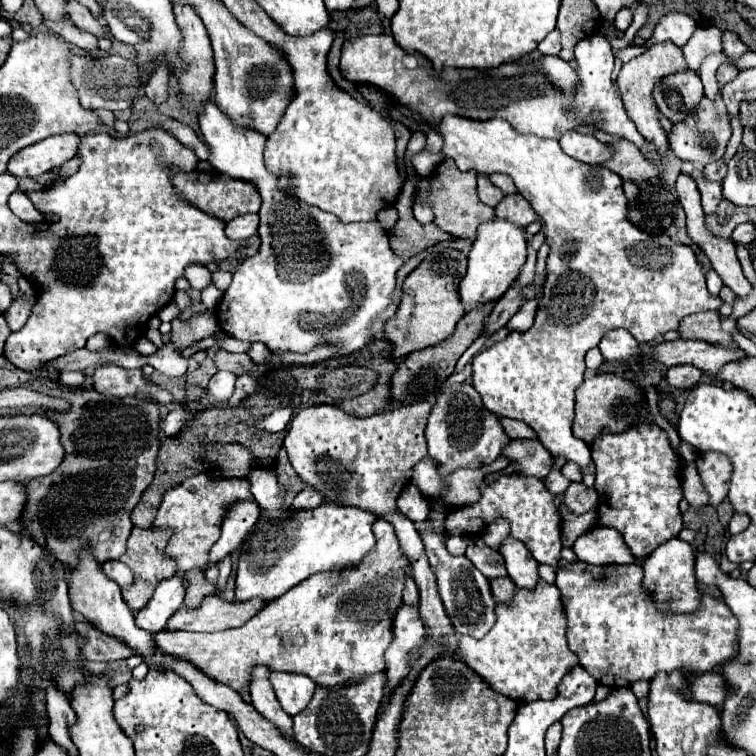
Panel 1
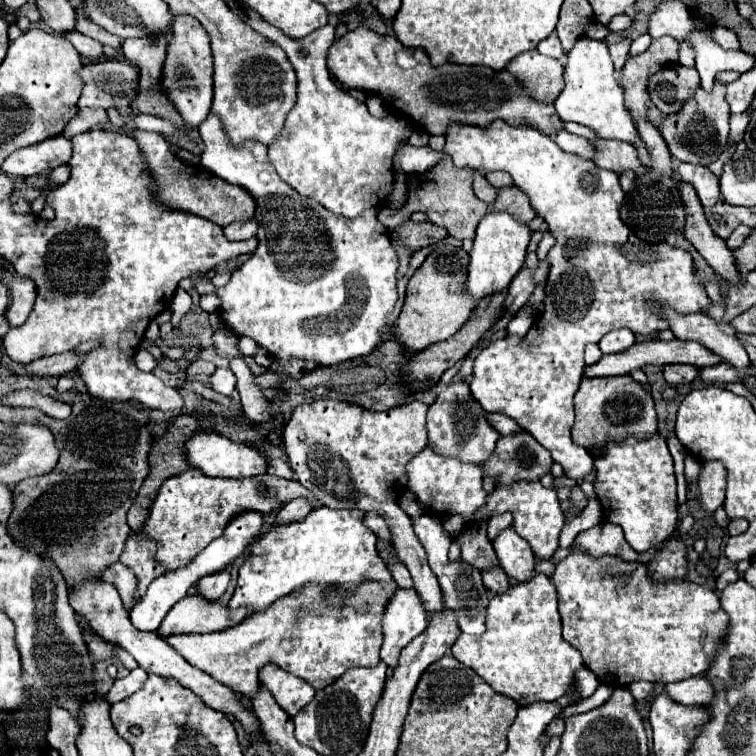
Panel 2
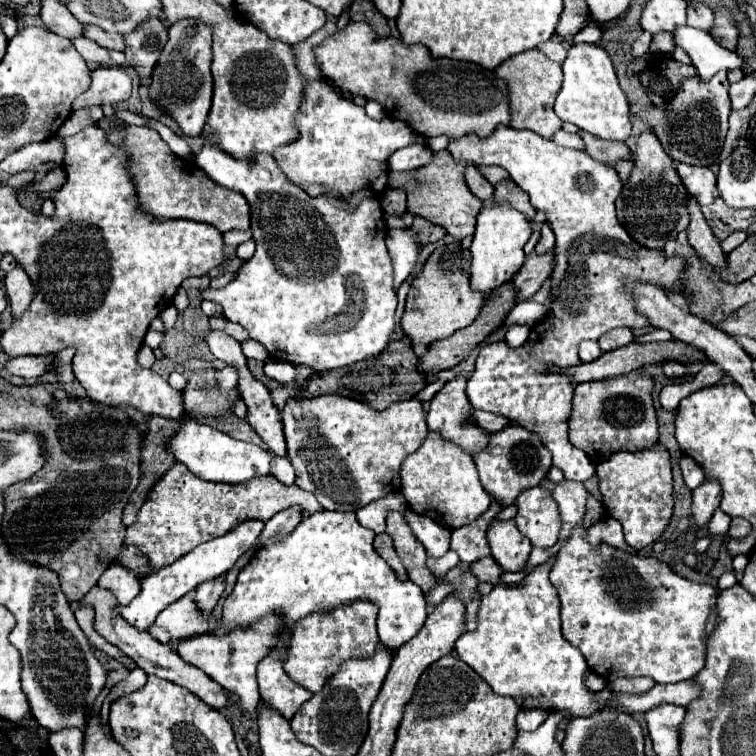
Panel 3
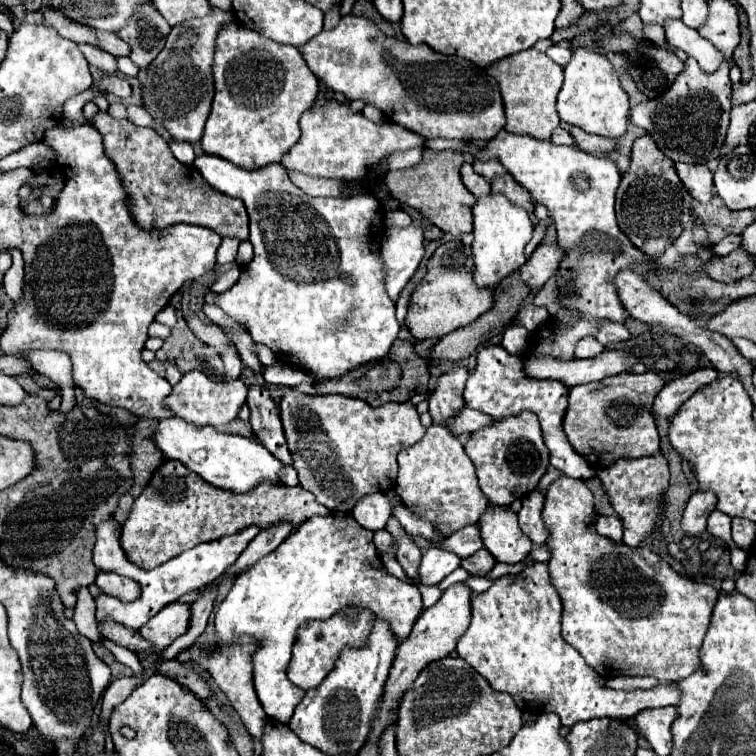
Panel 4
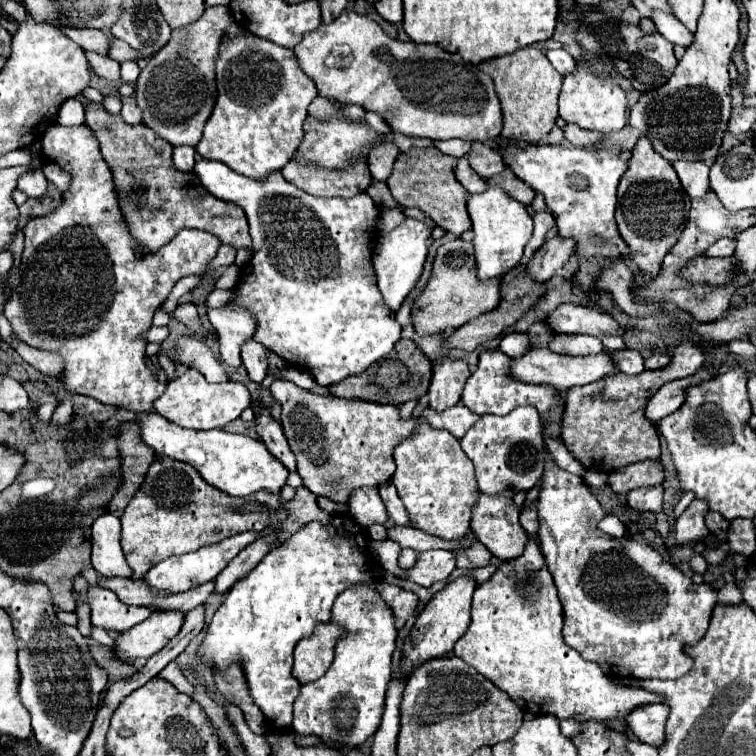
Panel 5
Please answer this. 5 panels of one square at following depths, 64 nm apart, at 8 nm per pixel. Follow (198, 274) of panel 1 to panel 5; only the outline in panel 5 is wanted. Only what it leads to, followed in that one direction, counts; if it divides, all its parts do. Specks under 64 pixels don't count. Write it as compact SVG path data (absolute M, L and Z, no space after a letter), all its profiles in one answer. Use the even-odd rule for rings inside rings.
M204 158L196 162L194 172L216 198L242 206L250 222L254 256L248 270L240 272L228 306L244 308L254 314L256 342L276 352L288 364L300 364L320 386L362 374L368 366L392 352L396 340L400 340L400 324L394 312L384 304L376 286L372 258L364 252L368 244L378 238L376 218L380 216L380 208L368 194L356 194L352 198L314 198L290 184L282 172L270 172L264 178L248 178L218 160Z

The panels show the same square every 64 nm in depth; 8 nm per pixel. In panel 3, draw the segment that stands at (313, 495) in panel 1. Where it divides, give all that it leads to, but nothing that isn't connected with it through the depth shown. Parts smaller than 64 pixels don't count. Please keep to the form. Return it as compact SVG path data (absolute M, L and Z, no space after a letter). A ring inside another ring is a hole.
M292 506L292 508L286 508L286 510L282 510L282 512L278 512L274 518L270 518L268 522L266 522L266 526L264 526L264 530L262 530L262 534L260 534L260 538L258 538L258 548L260 548L260 544L264 544L268 538L284 538L286 534L290 534L294 528L296 528L296 524L302 520L302 510L298 508L298 506Z

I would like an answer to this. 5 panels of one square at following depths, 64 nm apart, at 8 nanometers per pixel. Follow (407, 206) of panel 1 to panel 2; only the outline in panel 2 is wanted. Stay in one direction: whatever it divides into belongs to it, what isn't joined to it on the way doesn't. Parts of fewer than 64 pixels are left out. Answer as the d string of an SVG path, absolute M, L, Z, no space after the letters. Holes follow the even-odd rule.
M406 220L402 222L396 230L394 230L394 236L406 246L410 248L412 252L416 250L422 250L442 238L448 236L448 232L432 222L412 222L412 220Z

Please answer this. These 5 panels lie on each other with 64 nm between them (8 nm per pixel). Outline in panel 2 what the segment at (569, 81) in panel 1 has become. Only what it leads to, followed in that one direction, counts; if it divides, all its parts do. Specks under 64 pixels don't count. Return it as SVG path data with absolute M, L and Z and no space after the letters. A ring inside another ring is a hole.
M538 50L516 56L506 70L516 74L534 100L554 102L564 90L564 62L542 56Z

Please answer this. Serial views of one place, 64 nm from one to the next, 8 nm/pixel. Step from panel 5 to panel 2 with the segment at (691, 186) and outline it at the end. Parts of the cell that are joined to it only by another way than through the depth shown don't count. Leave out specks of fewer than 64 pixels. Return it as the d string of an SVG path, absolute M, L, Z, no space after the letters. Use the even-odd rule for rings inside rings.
M682 162L680 168L678 168L678 174L680 174L680 178L684 182L690 182L696 188L696 192L698 192L704 208L712 208L720 200L718 176L714 176L708 168Z

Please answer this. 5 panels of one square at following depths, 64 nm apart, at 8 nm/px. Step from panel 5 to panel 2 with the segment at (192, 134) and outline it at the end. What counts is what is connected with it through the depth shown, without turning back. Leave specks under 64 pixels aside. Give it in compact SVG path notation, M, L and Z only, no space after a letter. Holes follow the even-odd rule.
M188 14L176 16L172 22L172 40L168 44L168 54L164 60L164 74L160 88L164 94L176 104L178 112L182 114L188 128L198 128L202 120L208 116L212 106L212 50L210 50L210 36L202 28L202 24Z

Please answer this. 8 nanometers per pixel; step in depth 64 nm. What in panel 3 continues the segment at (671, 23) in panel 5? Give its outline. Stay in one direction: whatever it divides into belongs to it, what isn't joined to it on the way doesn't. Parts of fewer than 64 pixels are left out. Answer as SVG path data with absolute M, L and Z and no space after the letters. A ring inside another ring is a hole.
M690 26L678 28L674 34L674 42L688 52L692 64L698 70L700 80L704 82L708 82L720 70L734 70L744 66L742 56L738 56L734 50L716 44L716 40L712 40L706 30L696 30Z

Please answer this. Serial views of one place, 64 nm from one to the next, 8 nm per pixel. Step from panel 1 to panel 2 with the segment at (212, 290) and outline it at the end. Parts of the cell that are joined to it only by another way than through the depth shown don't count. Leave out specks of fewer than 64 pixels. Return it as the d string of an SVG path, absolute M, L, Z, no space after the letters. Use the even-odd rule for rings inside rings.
M208 294L208 296L202 296L200 298L200 306L208 312L208 314L212 314L212 312L218 312L220 310L220 298L216 296L216 294Z

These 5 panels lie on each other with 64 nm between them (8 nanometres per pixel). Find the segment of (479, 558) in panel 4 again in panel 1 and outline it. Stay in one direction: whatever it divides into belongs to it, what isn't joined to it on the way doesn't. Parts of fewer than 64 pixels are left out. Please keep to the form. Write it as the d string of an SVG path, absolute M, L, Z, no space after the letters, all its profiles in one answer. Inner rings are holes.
M508 576L494 578L494 580L490 580L490 584L492 584L492 594L494 594L496 602L510 602L516 594L516 586Z

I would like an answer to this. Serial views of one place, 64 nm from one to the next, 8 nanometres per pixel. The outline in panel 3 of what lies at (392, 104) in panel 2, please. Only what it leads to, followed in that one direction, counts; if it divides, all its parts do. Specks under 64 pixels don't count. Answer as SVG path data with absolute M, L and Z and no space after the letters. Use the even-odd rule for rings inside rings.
M350 22L342 32L336 32L320 48L316 48L316 60L320 60L324 76L342 92L350 92L364 96L366 100L380 102L392 118L398 118L410 124L418 134L426 138L434 136L448 136L458 138L462 134L478 134L490 136L498 124L510 124L510 98L508 98L508 84L506 80L498 78L492 70L484 70L472 62L458 62L450 58L432 58L428 48L408 46L408 56L400 58L396 48L400 40L378 36L366 22Z

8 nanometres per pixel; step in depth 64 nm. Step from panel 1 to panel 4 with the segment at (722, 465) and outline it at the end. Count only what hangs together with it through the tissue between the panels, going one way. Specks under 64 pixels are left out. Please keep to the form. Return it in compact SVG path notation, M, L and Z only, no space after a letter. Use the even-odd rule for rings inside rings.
M696 490L692 492L688 506L682 518L682 530L690 536L698 536L706 530L706 520L710 512L716 508L716 494L712 490Z

